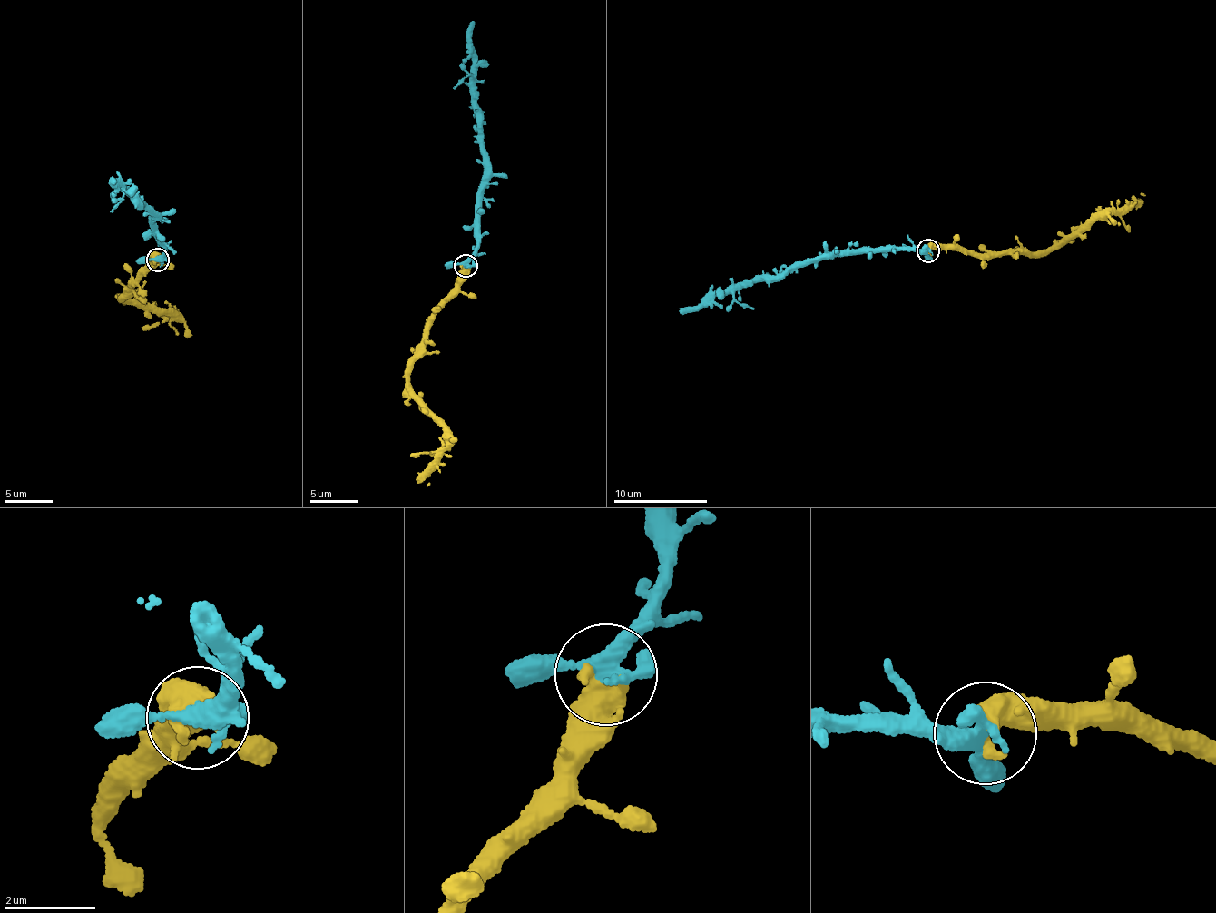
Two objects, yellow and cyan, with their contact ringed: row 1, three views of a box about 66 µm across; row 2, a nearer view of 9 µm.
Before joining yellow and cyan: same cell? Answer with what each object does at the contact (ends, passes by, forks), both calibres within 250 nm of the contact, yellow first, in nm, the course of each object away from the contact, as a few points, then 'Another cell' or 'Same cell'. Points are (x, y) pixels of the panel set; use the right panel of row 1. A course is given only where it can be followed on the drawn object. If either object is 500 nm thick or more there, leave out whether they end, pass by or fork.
Thickness 600 nm (yellow) against 360 nm. Course of yellow: (928, 249), (1031, 253), (1067, 241), (1091, 227), (1095, 217), (1126, 208), (1139, 198). Course of cyan: (928, 251), (905, 248), (805, 260), (773, 278), (729, 285), (717, 294), (708, 295), (697, 307), (680, 312). Same cell

